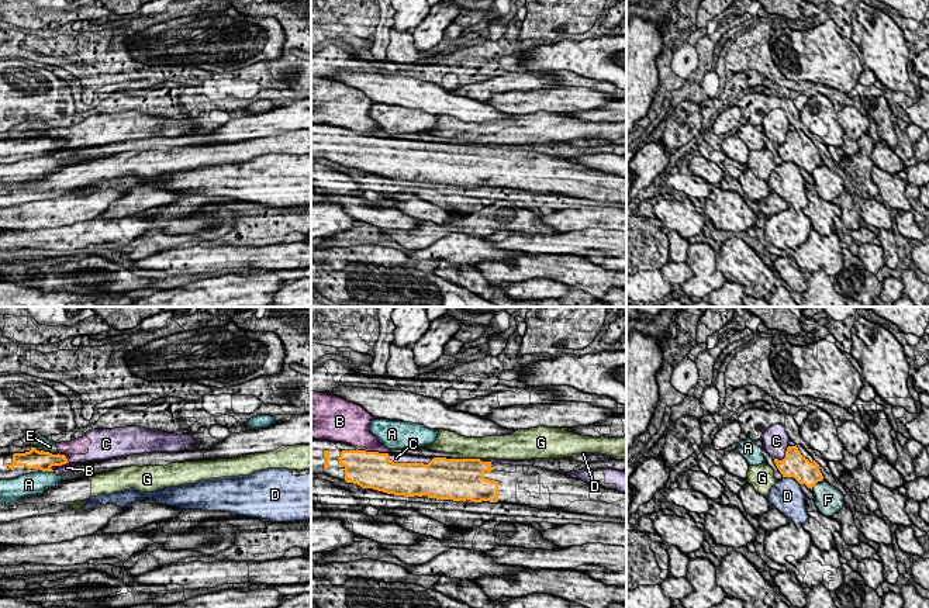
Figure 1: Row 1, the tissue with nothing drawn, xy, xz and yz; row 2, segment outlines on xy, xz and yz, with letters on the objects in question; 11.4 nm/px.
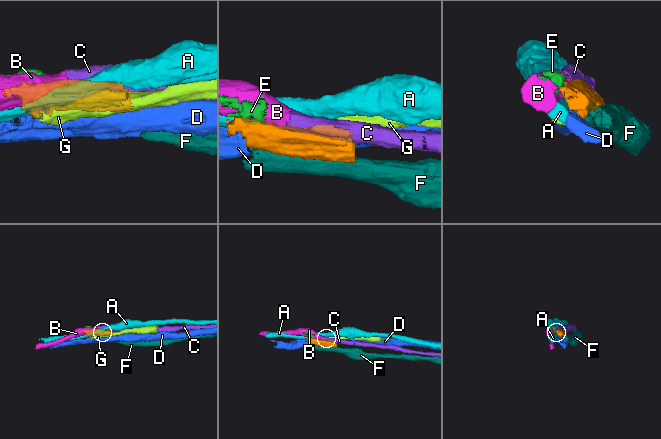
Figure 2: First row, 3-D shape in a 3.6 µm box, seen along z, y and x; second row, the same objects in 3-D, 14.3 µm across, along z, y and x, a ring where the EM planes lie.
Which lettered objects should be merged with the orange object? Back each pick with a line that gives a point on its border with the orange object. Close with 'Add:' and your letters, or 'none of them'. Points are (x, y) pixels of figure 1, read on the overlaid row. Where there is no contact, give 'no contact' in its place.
Add: none of them

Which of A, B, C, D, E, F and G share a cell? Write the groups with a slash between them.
A / B C E / D / F / G

